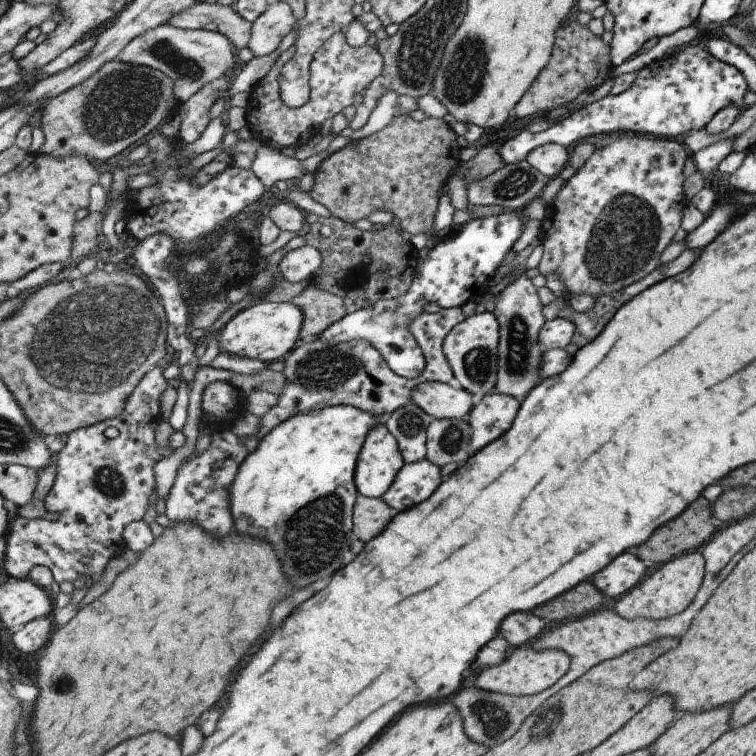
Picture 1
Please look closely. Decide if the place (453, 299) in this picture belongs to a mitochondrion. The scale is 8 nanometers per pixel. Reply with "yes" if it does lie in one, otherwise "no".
no

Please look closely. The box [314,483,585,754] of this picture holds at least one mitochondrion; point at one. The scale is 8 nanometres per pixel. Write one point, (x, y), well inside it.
(492, 718)

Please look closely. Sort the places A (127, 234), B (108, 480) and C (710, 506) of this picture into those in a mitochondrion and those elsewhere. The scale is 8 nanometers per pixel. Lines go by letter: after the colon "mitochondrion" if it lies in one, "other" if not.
A: other
B: mitochondrion
C: other

